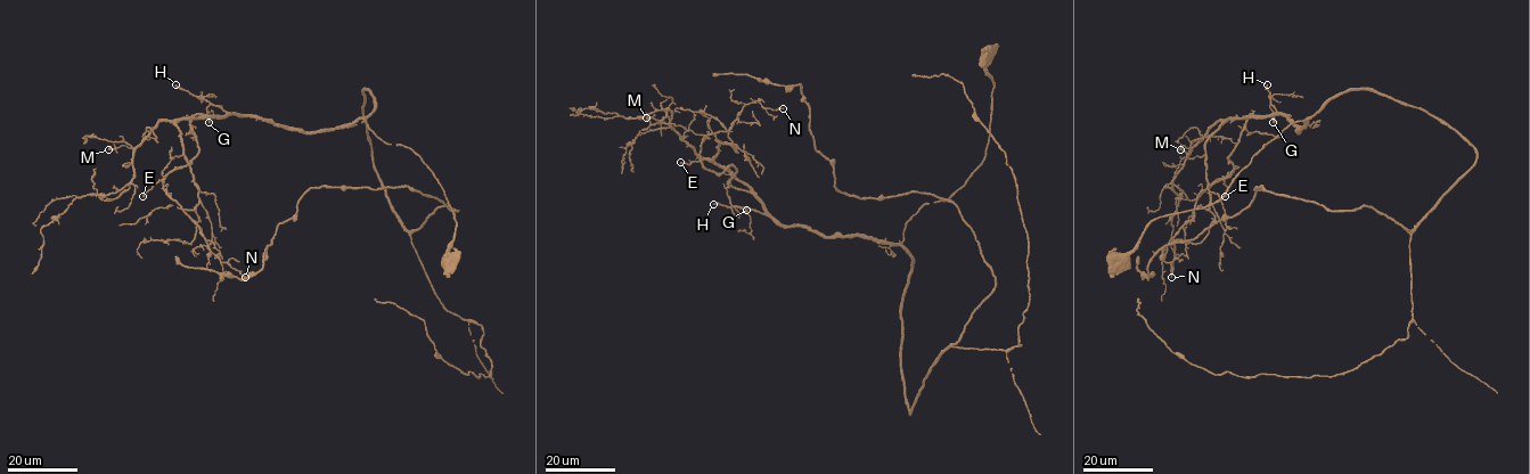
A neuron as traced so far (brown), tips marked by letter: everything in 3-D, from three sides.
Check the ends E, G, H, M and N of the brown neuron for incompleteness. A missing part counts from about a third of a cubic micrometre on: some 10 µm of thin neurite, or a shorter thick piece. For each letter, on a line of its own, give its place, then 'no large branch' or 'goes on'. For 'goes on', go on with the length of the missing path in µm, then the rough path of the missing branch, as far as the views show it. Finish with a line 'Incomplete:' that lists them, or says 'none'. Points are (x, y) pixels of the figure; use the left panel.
E: at (142, 196); no large branch
G: at (209, 122); no large branch
H: at (176, 84); goes on; about 50 µm are missing
M: at (108, 149); no large branch
N: at (245, 277); no large branch
Incomplete: H

